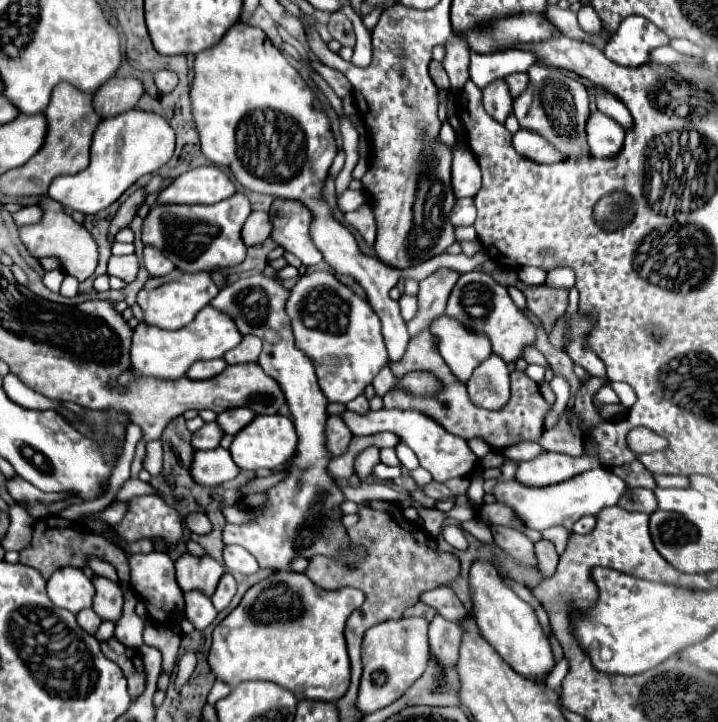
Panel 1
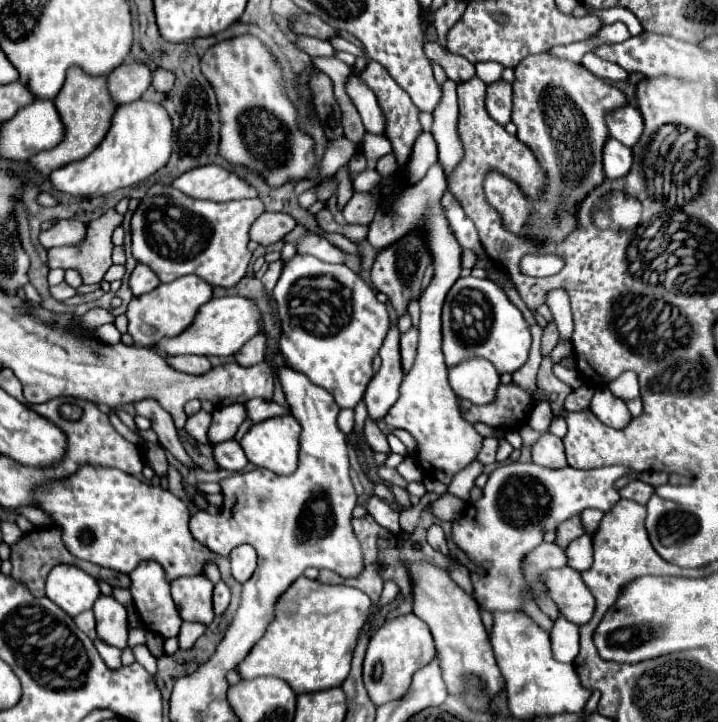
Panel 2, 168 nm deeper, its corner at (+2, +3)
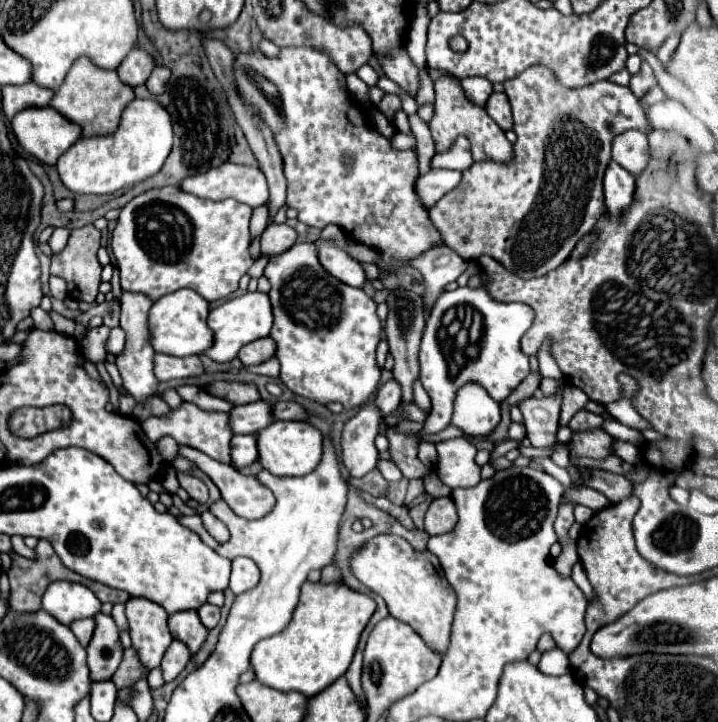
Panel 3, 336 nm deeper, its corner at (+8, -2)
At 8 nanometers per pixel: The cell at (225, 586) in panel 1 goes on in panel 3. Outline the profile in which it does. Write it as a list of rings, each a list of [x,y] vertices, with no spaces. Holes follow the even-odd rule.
[[[203,604],[199,610],[197,610],[197,614],[199,614],[199,618],[201,618],[201,622],[205,624],[205,628],[213,628],[213,626],[217,626],[217,622],[219,622],[219,608],[217,606],[213,606],[213,604]]]

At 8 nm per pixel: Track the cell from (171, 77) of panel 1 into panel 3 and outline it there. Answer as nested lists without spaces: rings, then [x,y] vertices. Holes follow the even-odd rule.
[[[165,66],[155,68],[155,70],[153,70],[153,74],[149,76],[149,80],[145,82],[147,90],[149,90],[153,96],[163,94],[163,92],[165,92],[165,88],[167,88],[167,80],[169,80],[169,76],[171,76],[171,72],[169,72]]]

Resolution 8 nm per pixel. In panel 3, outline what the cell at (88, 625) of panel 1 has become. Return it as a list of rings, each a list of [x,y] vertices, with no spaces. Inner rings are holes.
[[[83,618],[83,620],[77,620],[69,626],[73,630],[73,634],[77,636],[77,640],[81,642],[81,646],[87,646],[91,636],[93,636],[93,628],[95,628],[95,620],[93,618]]]

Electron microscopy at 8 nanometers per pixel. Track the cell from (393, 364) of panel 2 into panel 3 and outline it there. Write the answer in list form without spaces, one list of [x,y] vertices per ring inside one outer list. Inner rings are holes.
[[[367,400],[359,412],[345,424],[341,446],[341,460],[349,470],[351,478],[361,478],[371,472],[379,460],[379,452],[375,448],[375,438],[379,434],[383,414],[375,400]]]

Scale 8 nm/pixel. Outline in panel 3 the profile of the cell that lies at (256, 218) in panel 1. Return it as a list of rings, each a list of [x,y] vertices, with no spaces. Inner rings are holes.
[[[271,222],[261,234],[261,254],[275,256],[289,250],[297,240],[297,232],[289,224]]]

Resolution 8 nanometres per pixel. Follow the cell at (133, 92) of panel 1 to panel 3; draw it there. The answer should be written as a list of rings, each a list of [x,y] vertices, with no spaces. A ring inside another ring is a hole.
[[[133,48],[129,52],[129,56],[125,56],[125,60],[119,64],[119,68],[115,70],[119,80],[123,84],[129,84],[129,86],[139,86],[139,84],[145,84],[151,70],[153,70],[153,60],[147,52],[139,50],[139,48]]]

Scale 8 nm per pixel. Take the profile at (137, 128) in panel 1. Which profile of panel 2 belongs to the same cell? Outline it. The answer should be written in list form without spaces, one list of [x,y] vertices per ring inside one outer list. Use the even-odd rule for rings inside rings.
[[[135,101],[119,107],[113,115],[113,123],[105,139],[97,145],[93,153],[83,157],[83,161],[73,161],[51,173],[51,181],[59,191],[69,195],[107,195],[123,187],[137,185],[149,175],[157,173],[171,155],[171,119],[159,103]]]

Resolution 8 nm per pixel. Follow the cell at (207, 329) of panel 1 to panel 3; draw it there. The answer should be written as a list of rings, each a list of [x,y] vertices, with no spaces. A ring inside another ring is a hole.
[[[245,292],[243,296],[231,298],[209,312],[207,326],[213,330],[213,346],[205,350],[205,356],[215,362],[221,362],[221,364],[231,362],[245,344],[249,344],[257,338],[269,336],[271,324],[273,324],[273,314],[271,314],[271,302],[269,302],[267,294]]]

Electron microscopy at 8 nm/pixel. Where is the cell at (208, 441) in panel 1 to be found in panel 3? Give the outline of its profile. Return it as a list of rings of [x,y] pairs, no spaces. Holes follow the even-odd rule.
[[[259,400],[255,404],[235,406],[229,412],[229,428],[233,434],[257,434],[257,430],[271,424],[269,418],[269,406],[265,400]]]

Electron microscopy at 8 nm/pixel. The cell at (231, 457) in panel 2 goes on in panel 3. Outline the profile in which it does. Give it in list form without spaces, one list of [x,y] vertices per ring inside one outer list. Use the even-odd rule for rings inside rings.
[[[233,436],[231,438],[231,466],[241,470],[257,460],[255,436]]]

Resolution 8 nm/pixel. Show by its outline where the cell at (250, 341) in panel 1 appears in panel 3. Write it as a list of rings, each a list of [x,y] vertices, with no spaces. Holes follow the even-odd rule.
[[[259,338],[251,344],[245,344],[241,350],[239,350],[239,360],[245,364],[245,366],[253,366],[253,364],[261,364],[265,360],[269,360],[273,354],[275,354],[277,346],[271,338]]]

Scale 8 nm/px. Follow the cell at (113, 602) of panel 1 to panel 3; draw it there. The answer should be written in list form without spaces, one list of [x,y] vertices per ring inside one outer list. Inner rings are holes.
[[[97,614],[95,632],[87,646],[87,662],[91,670],[91,680],[107,680],[113,676],[123,658],[123,646],[119,642],[119,628],[115,620],[105,614]]]

